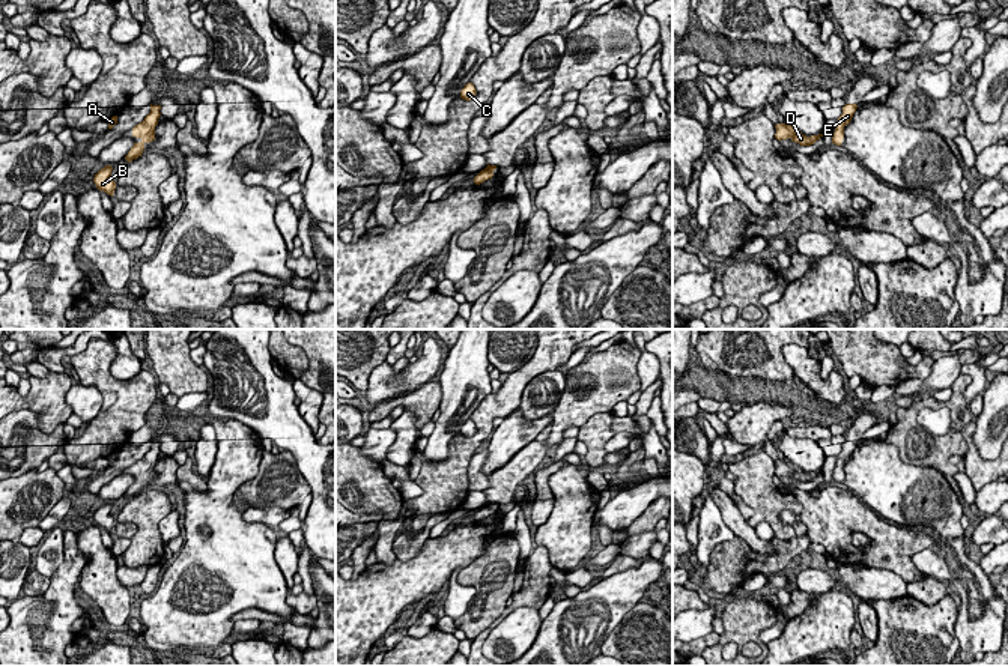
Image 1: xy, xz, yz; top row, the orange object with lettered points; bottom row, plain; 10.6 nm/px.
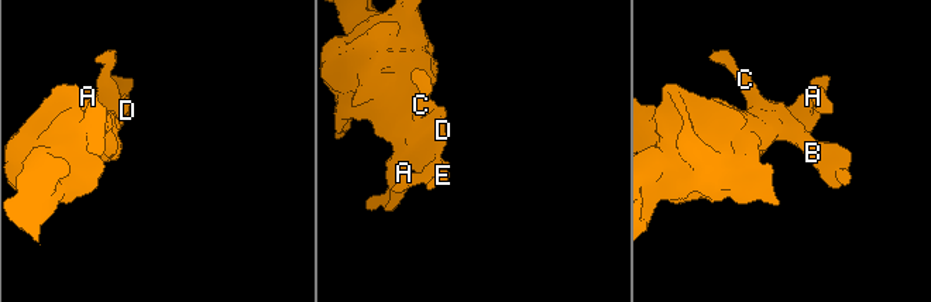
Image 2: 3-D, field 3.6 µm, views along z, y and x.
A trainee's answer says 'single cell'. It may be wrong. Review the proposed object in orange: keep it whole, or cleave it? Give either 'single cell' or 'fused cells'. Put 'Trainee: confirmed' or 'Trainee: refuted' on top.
Trainee: confirmed
single cell

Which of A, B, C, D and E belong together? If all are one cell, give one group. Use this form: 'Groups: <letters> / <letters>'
Groups: A B C D E

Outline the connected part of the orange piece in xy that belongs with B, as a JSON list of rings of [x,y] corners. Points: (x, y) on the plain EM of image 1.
[[[105,502],[104,505],[101,505],[95,511],[93,519],[99,528],[104,528],[113,534],[116,526],[116,519],[111,516],[111,507],[113,507],[111,502]]]

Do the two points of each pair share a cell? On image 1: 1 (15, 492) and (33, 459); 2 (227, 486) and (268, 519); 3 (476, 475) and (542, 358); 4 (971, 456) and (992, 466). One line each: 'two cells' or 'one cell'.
1: two cells
2: two cells
3: two cells
4: one cell

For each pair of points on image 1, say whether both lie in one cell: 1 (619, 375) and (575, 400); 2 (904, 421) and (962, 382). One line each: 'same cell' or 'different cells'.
1: same cell
2: same cell

